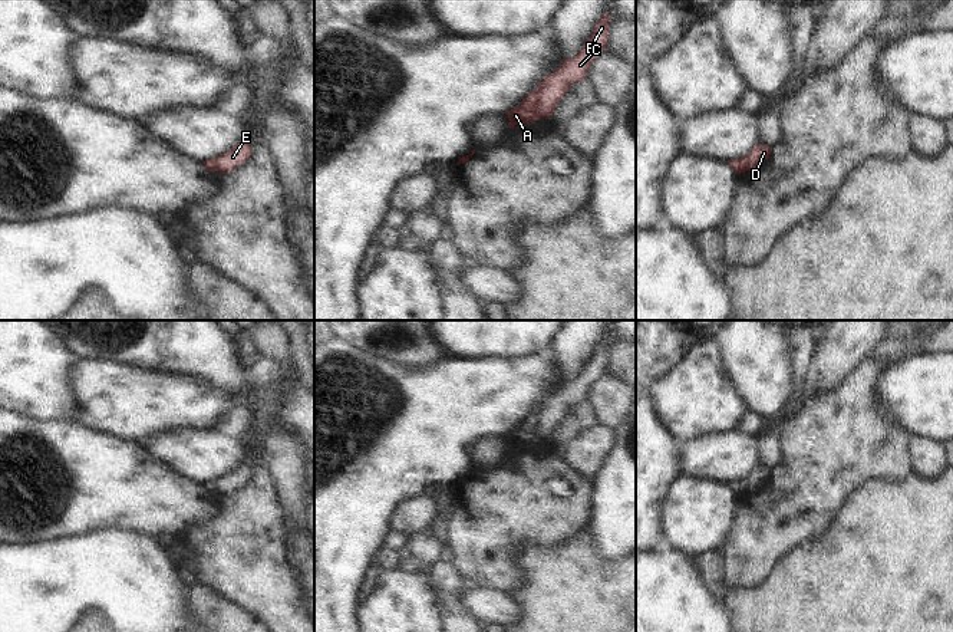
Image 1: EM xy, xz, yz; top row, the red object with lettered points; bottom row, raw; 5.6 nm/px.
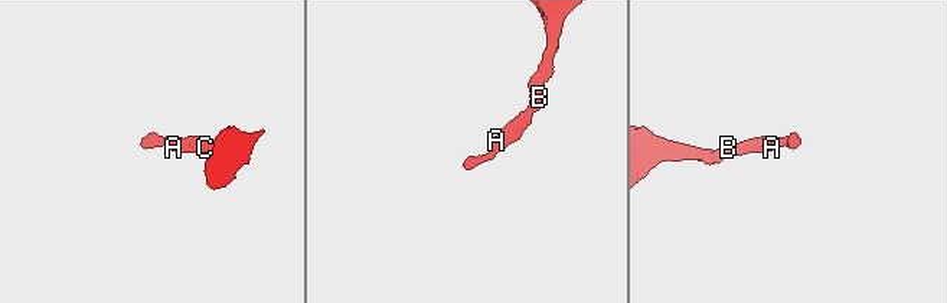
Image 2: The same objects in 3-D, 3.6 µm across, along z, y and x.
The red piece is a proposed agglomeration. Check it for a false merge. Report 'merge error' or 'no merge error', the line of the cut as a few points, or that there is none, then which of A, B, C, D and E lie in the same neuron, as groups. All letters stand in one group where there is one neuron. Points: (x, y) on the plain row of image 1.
no merge error; no cut; A B C D E

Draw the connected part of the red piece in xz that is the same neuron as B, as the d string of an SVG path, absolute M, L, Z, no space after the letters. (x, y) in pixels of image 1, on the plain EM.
M607 333L596 345L591 358L584 363L580 375L564 382L555 394L545 398L532 414L528 414L518 428L507 434L510 450L514 450L517 445L530 445L540 440L551 438L568 411L574 405L587 401L586 396L591 384L606 373L609 343L610 335Z

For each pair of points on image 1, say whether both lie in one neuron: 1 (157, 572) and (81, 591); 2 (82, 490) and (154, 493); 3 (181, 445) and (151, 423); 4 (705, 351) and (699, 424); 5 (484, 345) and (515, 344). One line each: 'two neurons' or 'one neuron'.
1: one neuron
2: one neuron
3: two neurons
4: one neuron
5: one neuron

